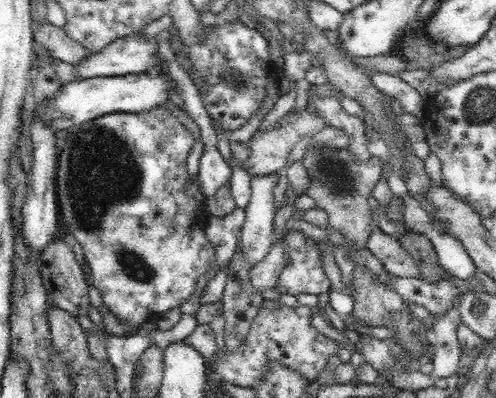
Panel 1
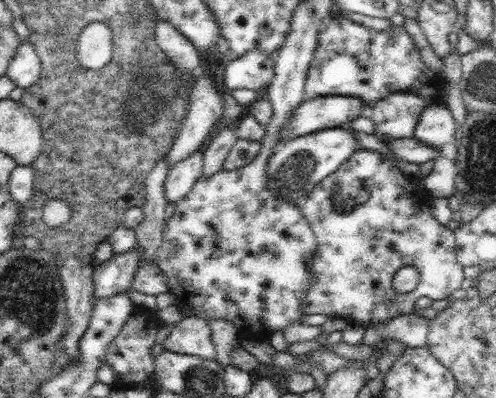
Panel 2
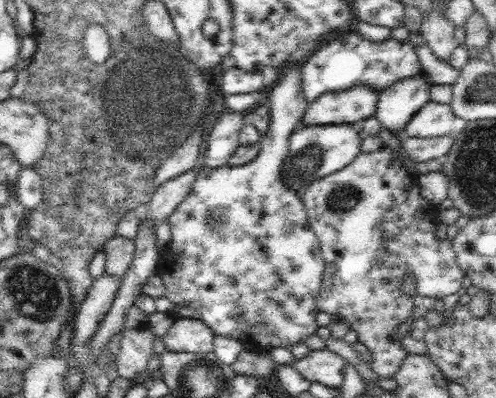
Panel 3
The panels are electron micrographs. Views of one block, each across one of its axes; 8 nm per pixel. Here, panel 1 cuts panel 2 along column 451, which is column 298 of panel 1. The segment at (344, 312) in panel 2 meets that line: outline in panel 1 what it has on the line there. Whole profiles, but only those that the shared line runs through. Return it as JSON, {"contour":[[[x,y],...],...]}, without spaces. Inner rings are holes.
{"contour":[[[292,230],[284,236],[290,248],[288,264],[284,266],[276,288],[286,296],[296,296],[298,292],[308,294],[330,294],[330,282],[326,278],[324,266],[320,262],[320,254],[316,252],[316,246],[310,238],[306,238],[300,230]]]}

